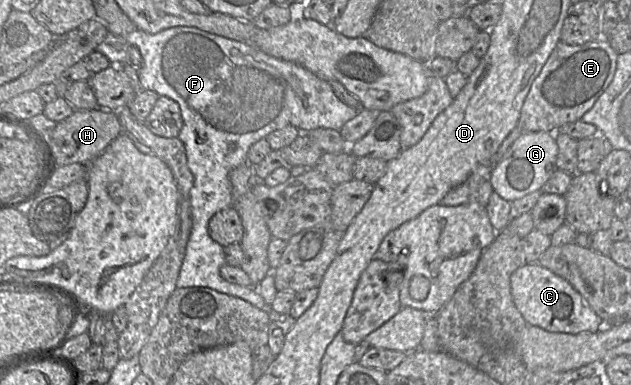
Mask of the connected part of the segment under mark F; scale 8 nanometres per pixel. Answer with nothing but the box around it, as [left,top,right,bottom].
[96,26,359,311]

